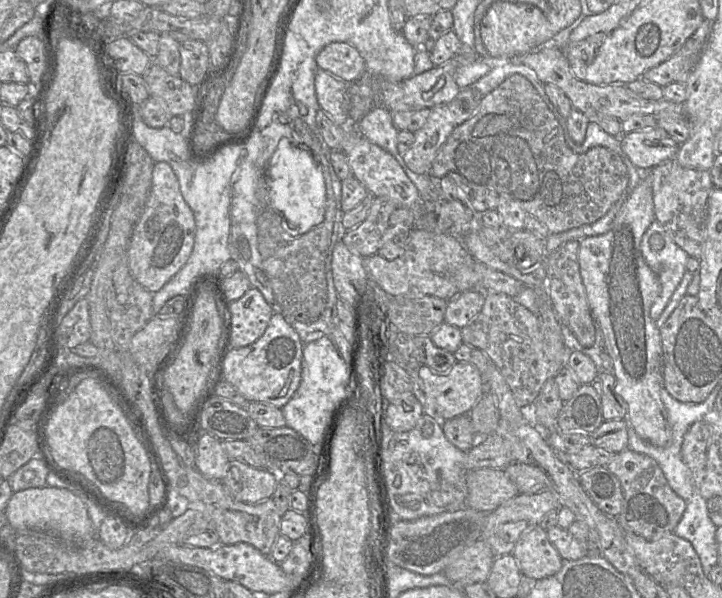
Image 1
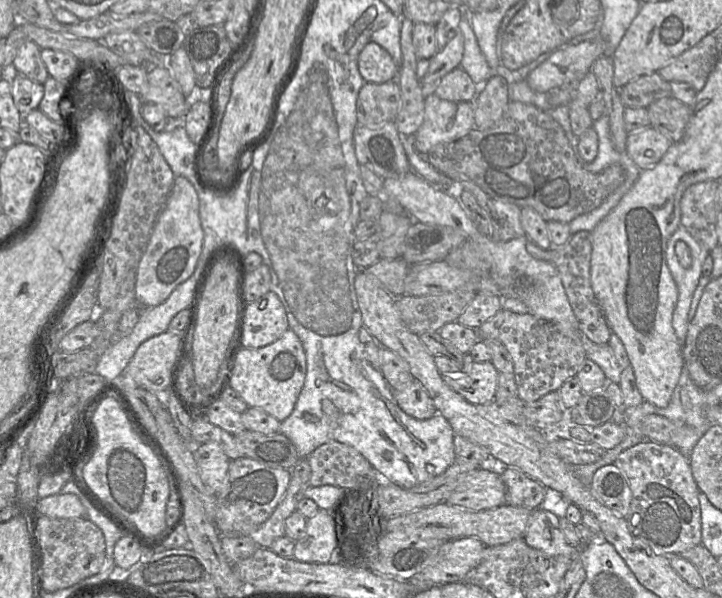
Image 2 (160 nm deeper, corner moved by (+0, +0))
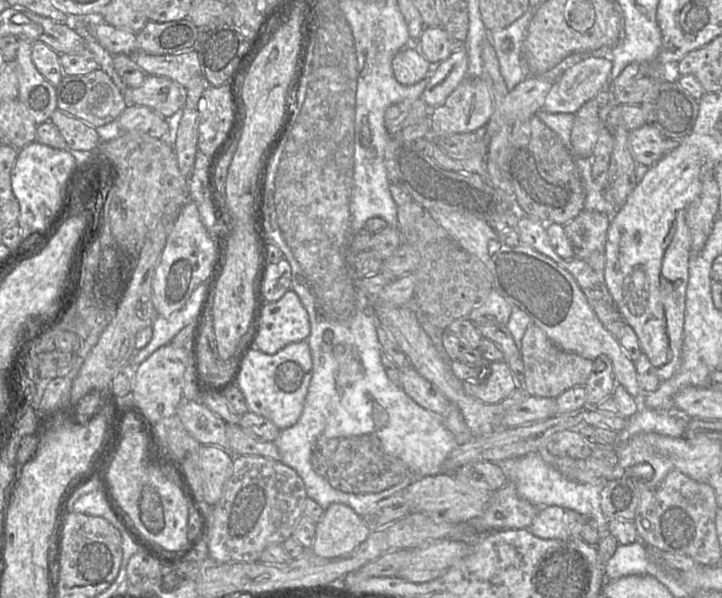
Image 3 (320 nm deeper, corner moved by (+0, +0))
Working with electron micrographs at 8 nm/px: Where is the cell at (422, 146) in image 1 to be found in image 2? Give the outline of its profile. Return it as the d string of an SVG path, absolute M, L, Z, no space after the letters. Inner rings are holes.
M431 94L425 99L424 120L415 133L414 147L427 155L436 145L457 140L474 128L471 102L451 102Z

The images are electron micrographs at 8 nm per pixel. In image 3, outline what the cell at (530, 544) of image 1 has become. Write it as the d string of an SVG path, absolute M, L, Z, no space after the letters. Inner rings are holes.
M544 506L538 513L529 530L542 539L567 539L570 535L565 521L566 510L560 506Z

